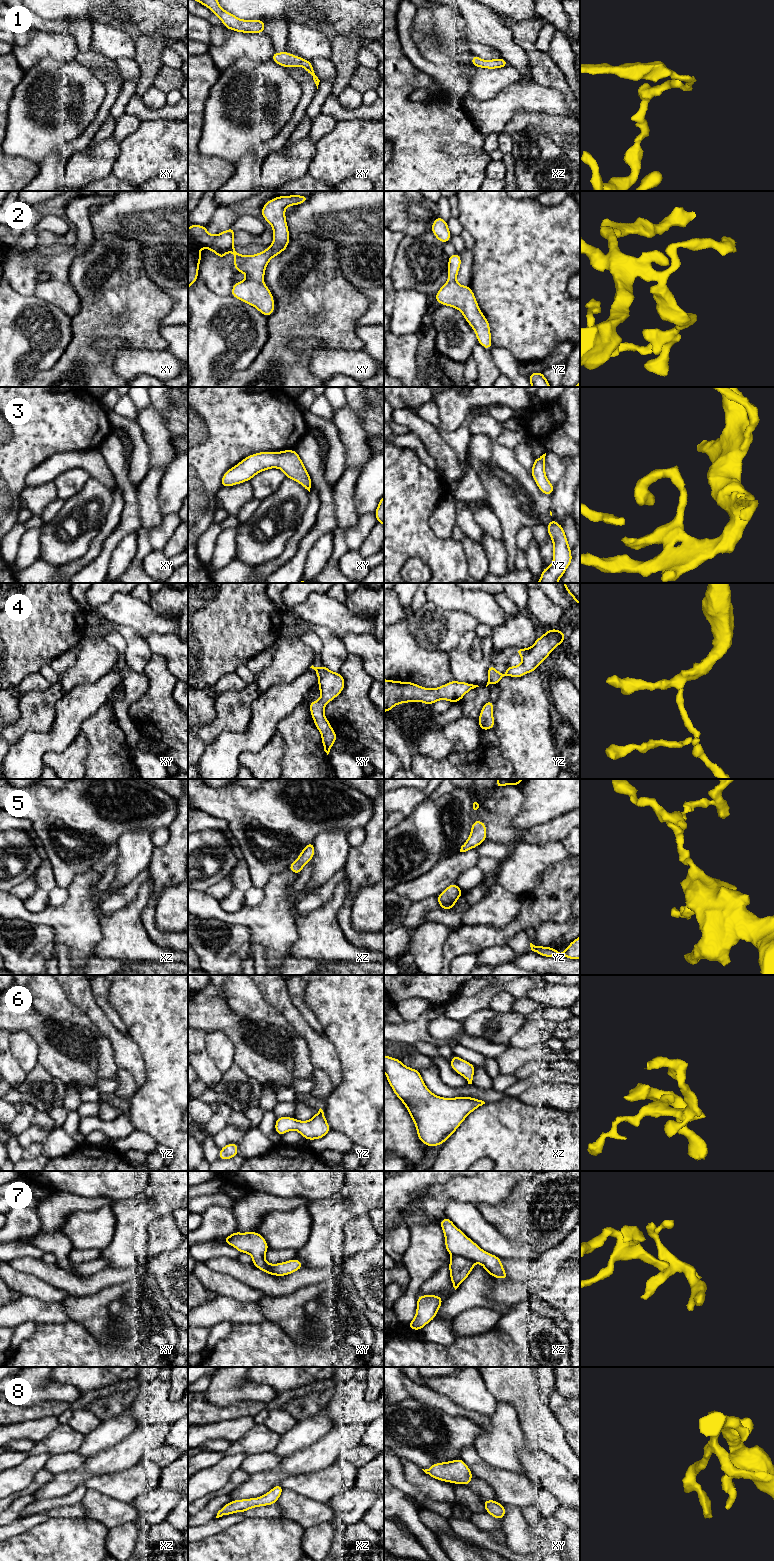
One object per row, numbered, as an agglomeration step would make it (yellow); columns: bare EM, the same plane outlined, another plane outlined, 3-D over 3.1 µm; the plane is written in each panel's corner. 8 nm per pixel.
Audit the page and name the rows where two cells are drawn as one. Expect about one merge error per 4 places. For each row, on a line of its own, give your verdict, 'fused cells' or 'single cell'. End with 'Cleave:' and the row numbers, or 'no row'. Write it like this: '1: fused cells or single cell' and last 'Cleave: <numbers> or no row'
1: single cell
2: single cell
3: single cell
4: single cell
5: single cell
6: single cell
7: single cell
8: single cell
Cleave: no row

